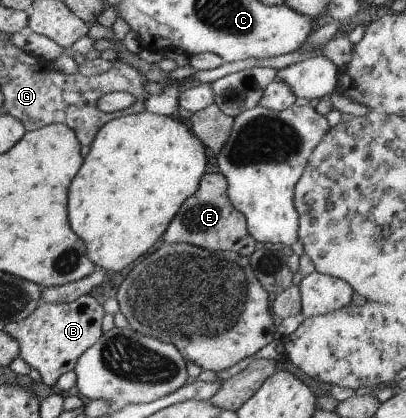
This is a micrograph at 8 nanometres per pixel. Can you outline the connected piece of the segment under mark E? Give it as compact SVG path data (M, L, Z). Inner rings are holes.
M218 171L204 173L198 190L183 201L174 218L168 223L162 235L166 245L192 245L209 251L230 251L241 257L249 257L254 252L255 240L248 234L245 218L233 208L227 197L227 182Z

